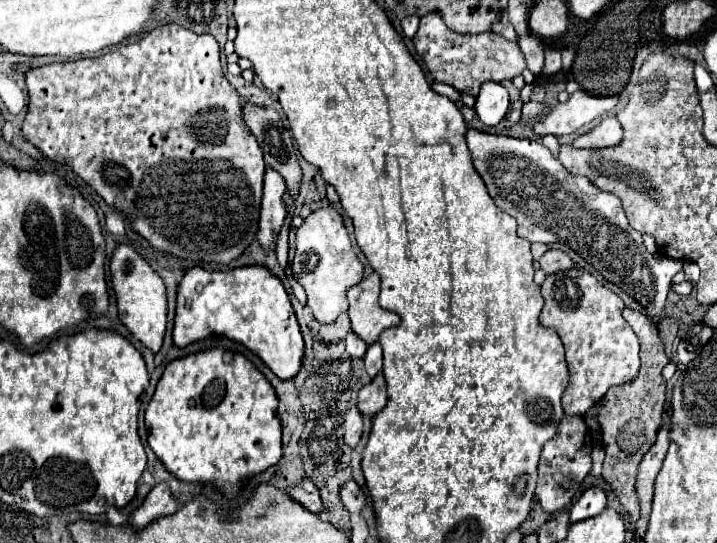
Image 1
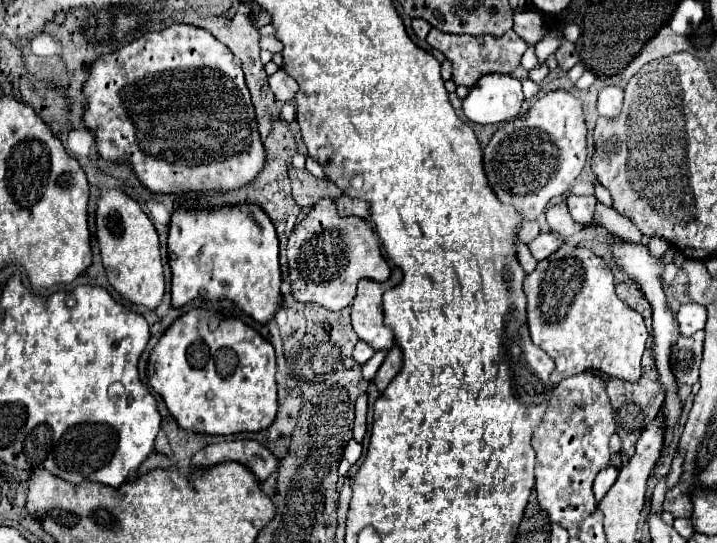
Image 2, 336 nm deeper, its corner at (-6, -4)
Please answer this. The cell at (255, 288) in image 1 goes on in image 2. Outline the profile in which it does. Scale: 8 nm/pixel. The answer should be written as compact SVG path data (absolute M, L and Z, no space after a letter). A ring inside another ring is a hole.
M253 205L215 211L175 211L169 225L169 265L173 273L173 307L181 309L205 289L211 299L231 299L259 325L275 319L283 307L279 241L273 223Z

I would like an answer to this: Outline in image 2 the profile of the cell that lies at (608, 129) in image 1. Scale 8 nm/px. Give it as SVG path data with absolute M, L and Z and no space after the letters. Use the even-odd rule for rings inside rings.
M605 87L599 93L599 103L601 107L597 107L599 115L603 117L617 117L621 113L621 105L623 105L623 89L621 87Z

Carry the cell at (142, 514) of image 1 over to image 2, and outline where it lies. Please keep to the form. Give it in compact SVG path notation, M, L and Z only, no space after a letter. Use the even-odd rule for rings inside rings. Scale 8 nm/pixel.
M237 439L237 441L223 441L223 443L207 445L205 449L193 455L191 467L209 469L225 461L237 461L245 465L247 469L255 473L259 481L265 481L279 467L279 459L269 449L265 449L263 445L251 439Z

